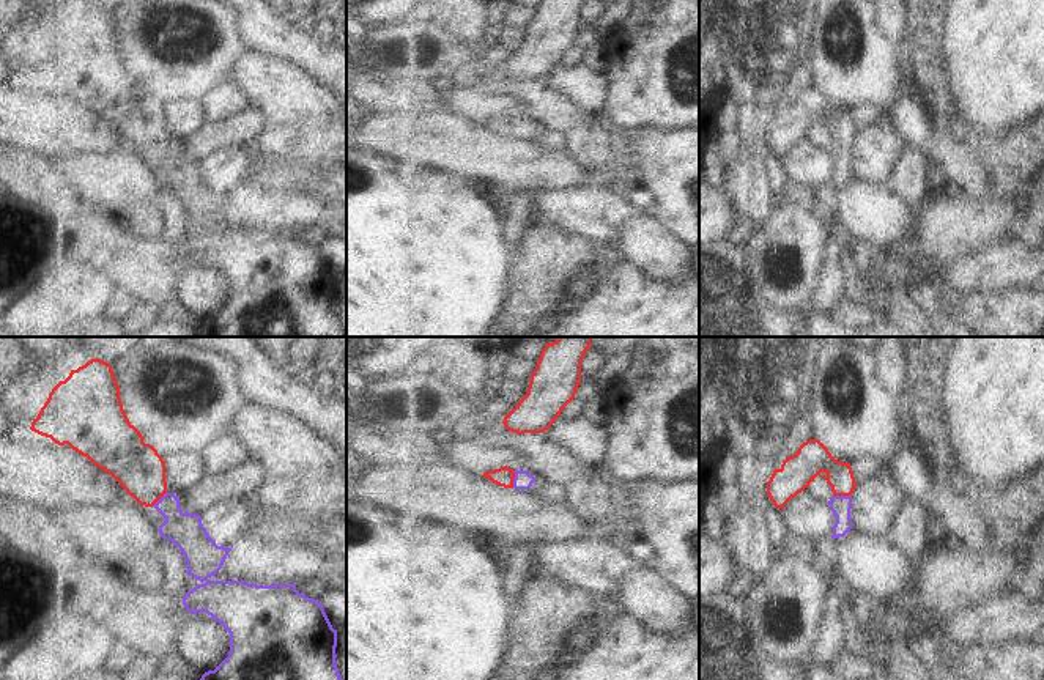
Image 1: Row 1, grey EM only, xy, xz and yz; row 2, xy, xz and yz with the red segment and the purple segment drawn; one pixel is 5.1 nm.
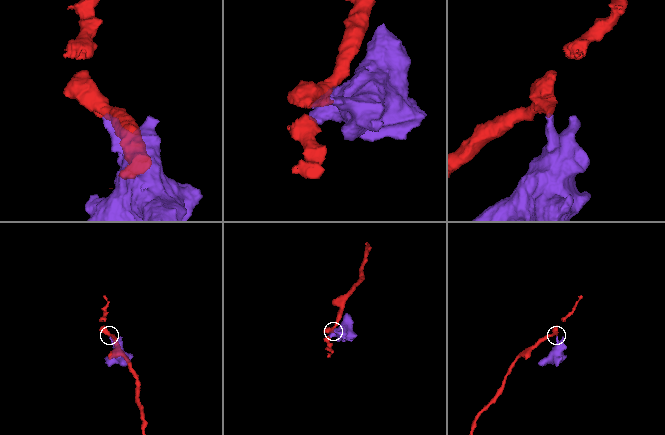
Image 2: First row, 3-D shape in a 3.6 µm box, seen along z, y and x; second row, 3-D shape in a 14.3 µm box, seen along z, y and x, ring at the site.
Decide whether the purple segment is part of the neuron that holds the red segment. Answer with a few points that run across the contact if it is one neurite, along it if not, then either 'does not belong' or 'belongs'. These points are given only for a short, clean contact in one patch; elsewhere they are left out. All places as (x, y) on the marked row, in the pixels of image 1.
line yz (811, 458), (843, 482), (843, 495), (840, 506); belongs

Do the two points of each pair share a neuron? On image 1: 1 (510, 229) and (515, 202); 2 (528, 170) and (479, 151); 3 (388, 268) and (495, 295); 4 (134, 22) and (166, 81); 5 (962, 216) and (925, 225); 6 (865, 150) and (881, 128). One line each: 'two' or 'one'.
1: one
2: one
3: one
4: one
5: one
6: one

